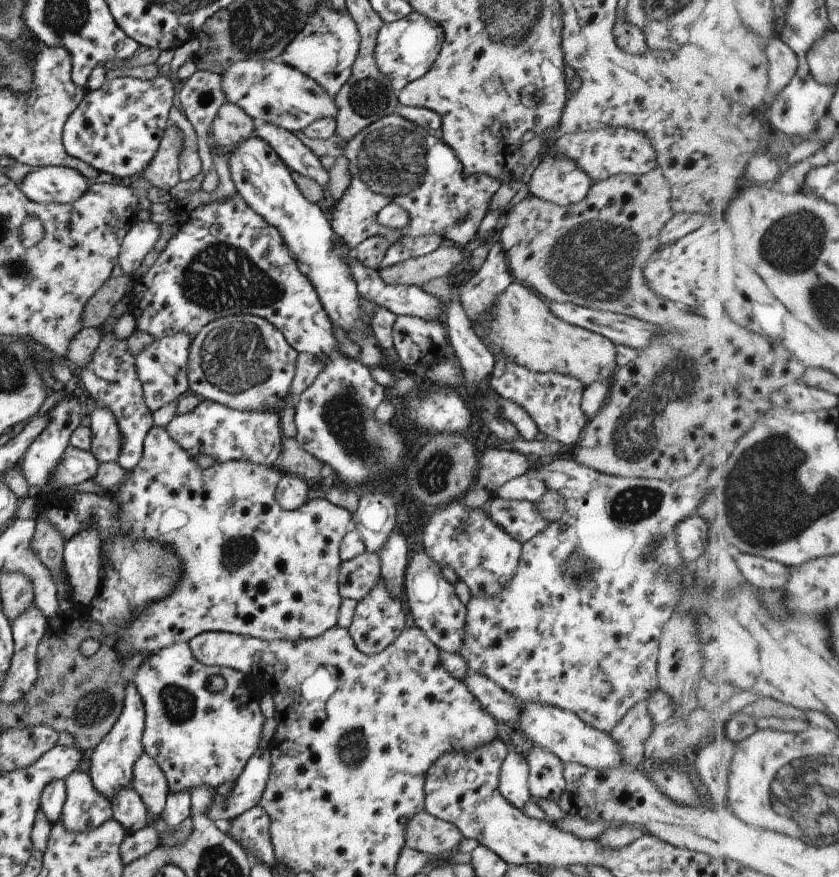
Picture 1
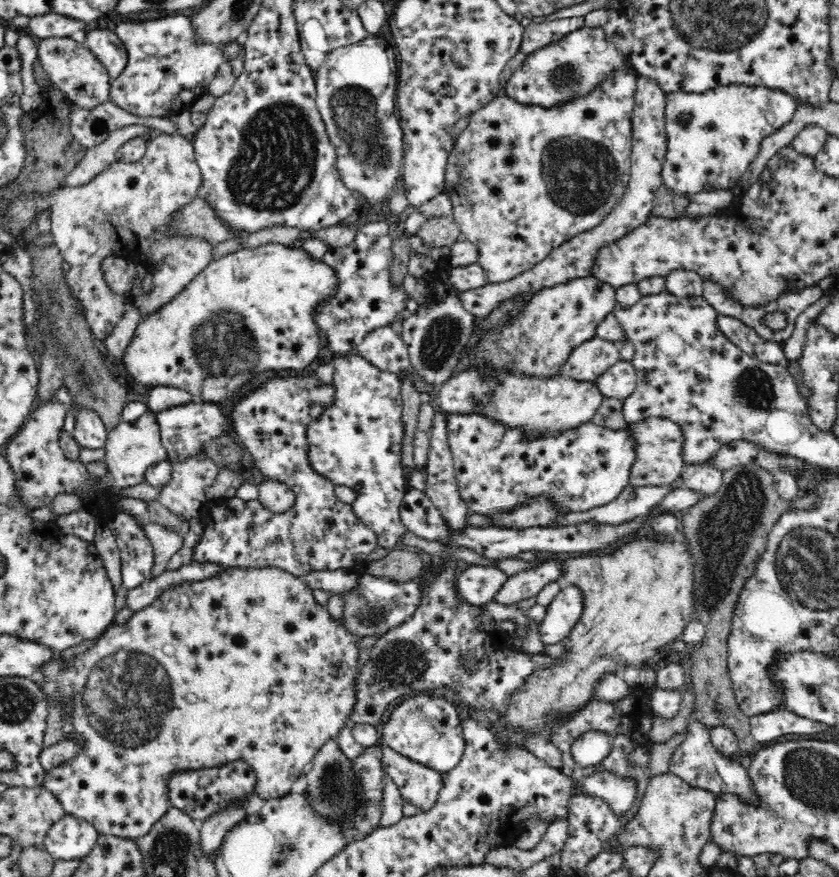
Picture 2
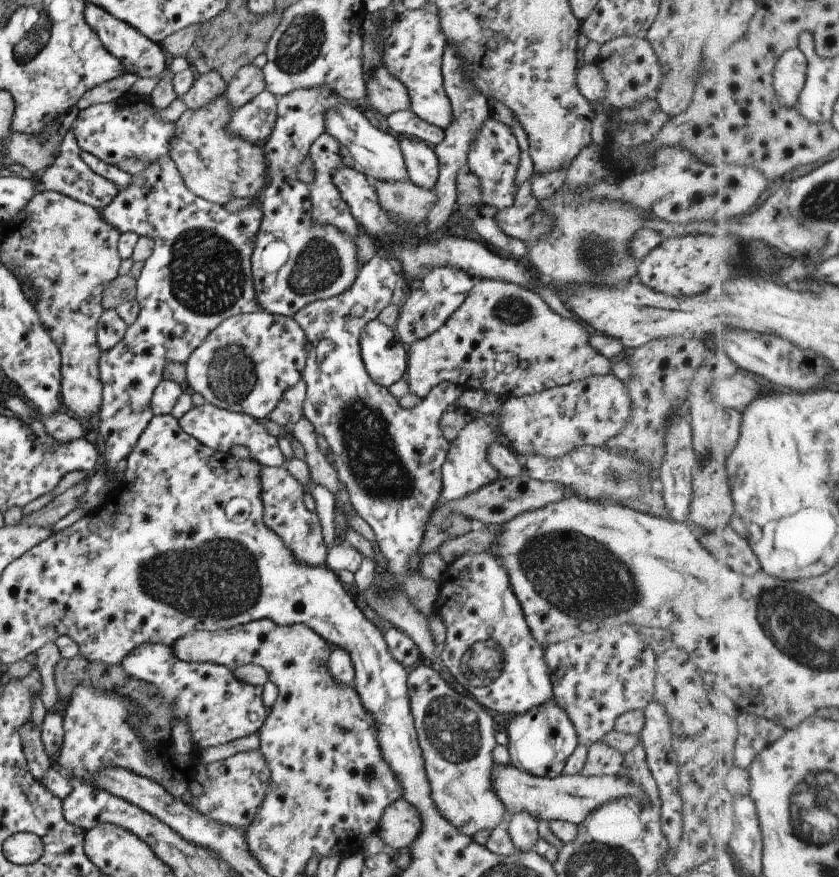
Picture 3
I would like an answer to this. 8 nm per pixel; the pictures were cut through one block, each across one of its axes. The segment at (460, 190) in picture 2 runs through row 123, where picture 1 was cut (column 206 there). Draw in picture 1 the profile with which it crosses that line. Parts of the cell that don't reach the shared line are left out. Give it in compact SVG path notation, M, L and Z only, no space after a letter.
M152 425L147 430L142 445L139 462L126 472L121 486L112 491L113 502L117 502L117 506L119 506L119 512L117 512L119 514L119 534L129 536L132 539L145 537L147 542L157 542L159 546L165 546L167 550L176 554L181 574L179 574L179 582L176 583L176 588L173 588L165 598L151 602L149 606L146 606L147 610L143 610L143 614L137 614L135 618L131 618L127 622L126 626L117 630L115 647L120 658L123 658L125 654L135 654L135 652L155 653L173 643L187 643L195 635L207 631L238 634L263 640L297 640L299 638L315 638L336 625L342 600L338 593L337 582L341 561L338 555L338 546L341 538L345 536L350 527L353 527L352 516L345 508L333 506L327 499L317 498L308 500L297 510L283 510L283 508L279 508L273 497L274 480L278 474L273 466L251 464L251 462L245 460L227 460L227 462L215 463L208 468L201 469L175 440L171 440L171 436L167 434L167 430L163 426Z

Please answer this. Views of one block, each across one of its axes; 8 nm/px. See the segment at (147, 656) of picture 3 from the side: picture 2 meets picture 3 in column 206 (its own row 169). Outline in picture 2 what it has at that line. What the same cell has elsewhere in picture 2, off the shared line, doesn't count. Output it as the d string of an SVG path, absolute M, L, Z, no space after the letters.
M740 84L726 86L726 88L714 88L710 89L702 94L686 93L686 91L674 91L666 95L666 106L665 106L665 131L668 136L667 154L662 167L661 177L663 186L666 189L674 193L680 193L680 195L688 195L692 200L695 194L702 191L713 191L713 190L726 190L733 189L740 177L742 177L747 171L750 162L754 160L754 157L758 155L762 140L774 134L778 129L781 129L787 122L792 120L795 110L797 109L796 102L794 99L786 93L786 91L774 90L770 88L762 88L760 86L742 86Z

